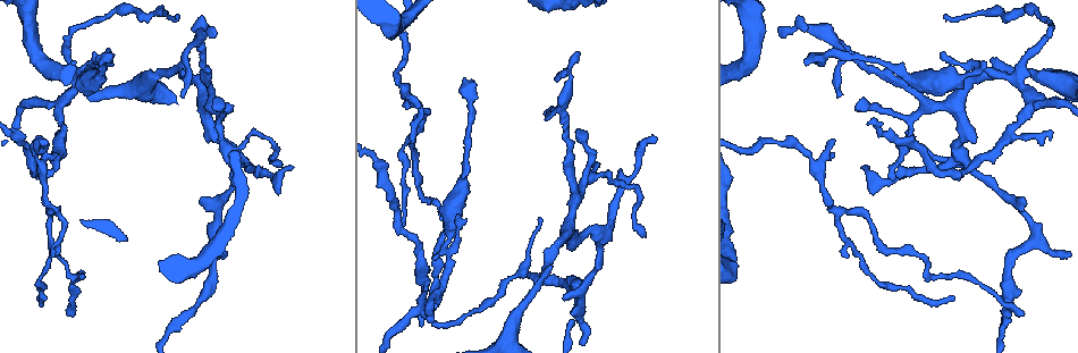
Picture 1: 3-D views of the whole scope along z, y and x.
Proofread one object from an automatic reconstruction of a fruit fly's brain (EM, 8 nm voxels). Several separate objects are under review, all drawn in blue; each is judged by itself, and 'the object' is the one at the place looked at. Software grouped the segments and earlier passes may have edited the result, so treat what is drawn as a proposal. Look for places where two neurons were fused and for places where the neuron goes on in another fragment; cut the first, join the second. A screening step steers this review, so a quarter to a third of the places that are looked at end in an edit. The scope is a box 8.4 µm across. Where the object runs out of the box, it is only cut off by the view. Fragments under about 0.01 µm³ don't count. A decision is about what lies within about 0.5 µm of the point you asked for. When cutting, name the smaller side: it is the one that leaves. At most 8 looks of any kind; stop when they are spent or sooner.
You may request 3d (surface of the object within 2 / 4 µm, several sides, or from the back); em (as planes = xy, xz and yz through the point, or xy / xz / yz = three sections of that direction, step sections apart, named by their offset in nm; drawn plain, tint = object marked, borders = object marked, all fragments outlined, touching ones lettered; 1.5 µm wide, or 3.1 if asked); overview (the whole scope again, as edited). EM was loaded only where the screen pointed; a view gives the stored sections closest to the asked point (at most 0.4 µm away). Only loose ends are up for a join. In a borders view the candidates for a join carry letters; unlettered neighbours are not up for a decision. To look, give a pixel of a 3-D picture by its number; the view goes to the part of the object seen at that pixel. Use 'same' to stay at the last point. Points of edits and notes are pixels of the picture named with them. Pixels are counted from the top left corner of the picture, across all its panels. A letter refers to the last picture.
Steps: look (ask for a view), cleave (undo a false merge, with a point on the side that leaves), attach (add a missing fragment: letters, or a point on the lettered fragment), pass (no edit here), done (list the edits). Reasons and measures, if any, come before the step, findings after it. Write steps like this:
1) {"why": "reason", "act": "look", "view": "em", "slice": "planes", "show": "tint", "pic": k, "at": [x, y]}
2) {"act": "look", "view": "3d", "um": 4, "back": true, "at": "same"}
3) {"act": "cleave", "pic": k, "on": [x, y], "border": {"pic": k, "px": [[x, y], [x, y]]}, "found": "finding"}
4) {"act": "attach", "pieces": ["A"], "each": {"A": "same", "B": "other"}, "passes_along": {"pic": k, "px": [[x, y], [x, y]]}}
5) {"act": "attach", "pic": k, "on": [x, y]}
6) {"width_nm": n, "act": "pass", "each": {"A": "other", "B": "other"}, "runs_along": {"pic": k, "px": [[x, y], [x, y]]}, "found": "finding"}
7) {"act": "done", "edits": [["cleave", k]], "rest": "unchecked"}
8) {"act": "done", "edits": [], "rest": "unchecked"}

{"act": "look", "view": "3d", "um": 2, "pic": 1, "at": [212, 30]}

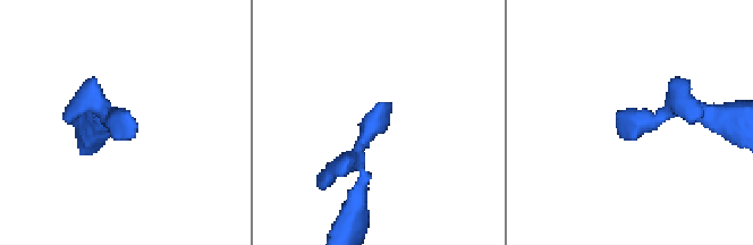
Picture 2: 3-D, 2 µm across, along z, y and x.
{"act": "look", "view": "em", "slice": "xz", "step": 4, "show": "tint", "pic": 2, "at": [618, 111]}

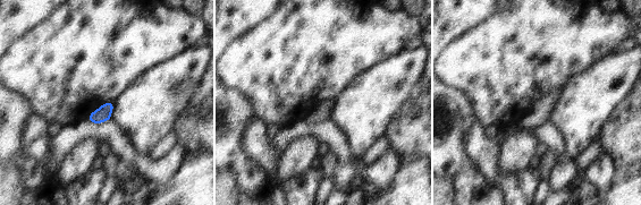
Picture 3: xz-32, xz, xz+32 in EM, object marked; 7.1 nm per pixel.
{"act": "look", "view": "em", "slice": "planes", "show": "borders", "at": "same"}

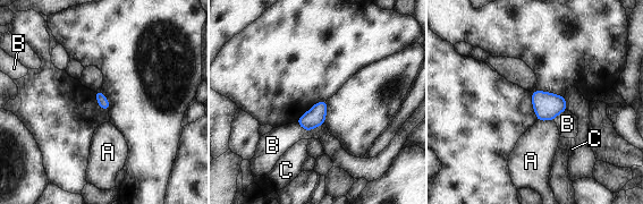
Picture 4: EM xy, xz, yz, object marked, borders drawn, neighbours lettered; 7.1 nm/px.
{"act": "pass", "each": {"A": "other", "B": "other", "C": "other"}, "border": {"pic": 4, "px": [[538, 119], [553, 120]]}, "found": "no lettered fragment goes on from it"}

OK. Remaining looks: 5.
{"why": "end of a long branch", "act": "look", "view": "3d", "um": 4, "pic": 1, "at": [69, 315]}

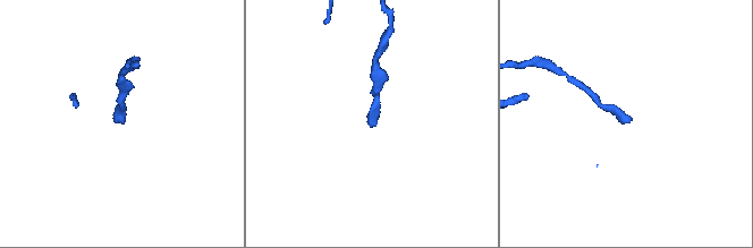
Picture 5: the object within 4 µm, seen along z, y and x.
{"act": "look", "view": "em", "slice": "yz", "step": 4, "show": "tint", "pic": 5, "at": [115, 119]}

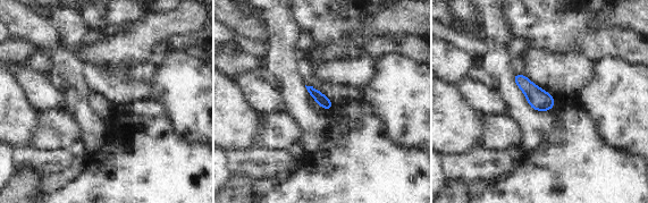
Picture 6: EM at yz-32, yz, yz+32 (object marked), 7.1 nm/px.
{"act": "look", "view": "em", "slice": "yz", "step": 4, "show": "borders", "at": "same"}

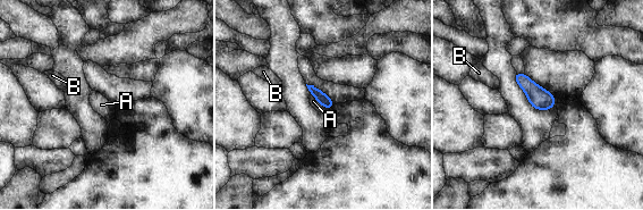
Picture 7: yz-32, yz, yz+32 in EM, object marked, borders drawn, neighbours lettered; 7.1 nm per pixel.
{"act": "pass", "each": {"A": "other", "B": "other"}, "border": {"pic": 7, "px": [[310, 93], [320, 104], [329, 109]]}, "found": "no lettered fragment goes on from it"}

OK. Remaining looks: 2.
{"act": "done", "edits": [], "rest": "unchecked"}

